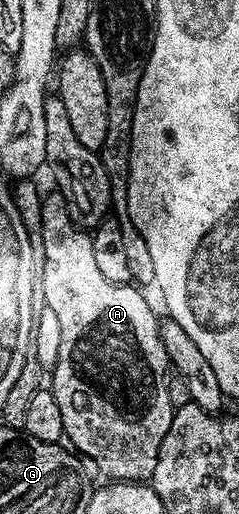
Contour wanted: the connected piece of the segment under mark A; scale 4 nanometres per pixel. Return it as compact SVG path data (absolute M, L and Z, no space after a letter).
M52 193L51 196L46 196L43 199L41 241L43 242L41 299L46 307L53 309L54 315L57 316L57 322L61 324L61 349L57 353L55 366L50 368L49 371L49 390L53 393L53 397L57 397L57 405L61 408L61 421L63 422L63 434L66 442L84 460L86 460L85 458L92 459L95 462L96 469L101 474L108 475L106 477L108 480L122 481L124 483L141 483L150 480L151 474L157 469L157 457L161 453L161 441L165 441L165 433L169 433L169 425L175 416L175 408L171 406L169 401L169 389L167 388L169 364L167 362L167 354L165 353L165 345L161 345L157 314L155 315L154 309L147 304L147 299L143 296L146 294L138 286L113 285L113 281L105 281L101 268L97 266L97 261L93 257L93 241L90 234L84 228L77 226L73 221L73 217L69 217L67 202L58 193Z

